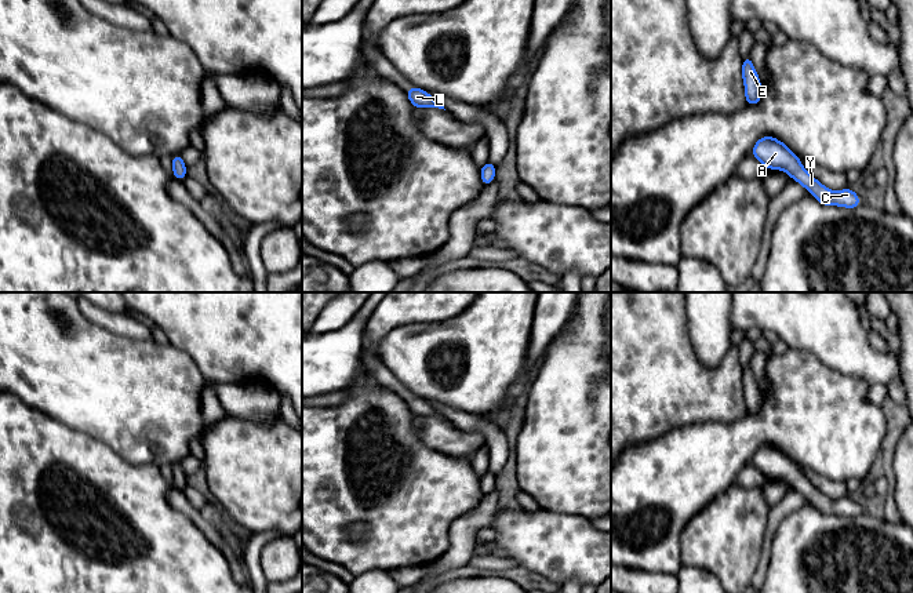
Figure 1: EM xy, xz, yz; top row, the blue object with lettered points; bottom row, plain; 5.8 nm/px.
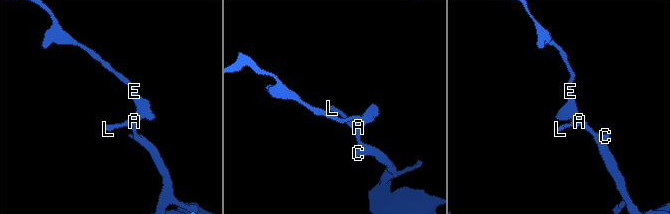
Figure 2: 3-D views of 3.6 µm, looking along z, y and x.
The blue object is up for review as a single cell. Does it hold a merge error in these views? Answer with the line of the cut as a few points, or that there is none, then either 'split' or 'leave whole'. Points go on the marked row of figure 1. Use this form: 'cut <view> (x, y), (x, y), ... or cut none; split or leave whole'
cut none; leave whole

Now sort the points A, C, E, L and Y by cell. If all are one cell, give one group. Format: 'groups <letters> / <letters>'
groups A C E L Y

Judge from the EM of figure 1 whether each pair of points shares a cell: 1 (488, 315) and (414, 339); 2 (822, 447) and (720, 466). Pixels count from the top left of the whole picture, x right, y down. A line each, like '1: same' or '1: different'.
1: same
2: same

